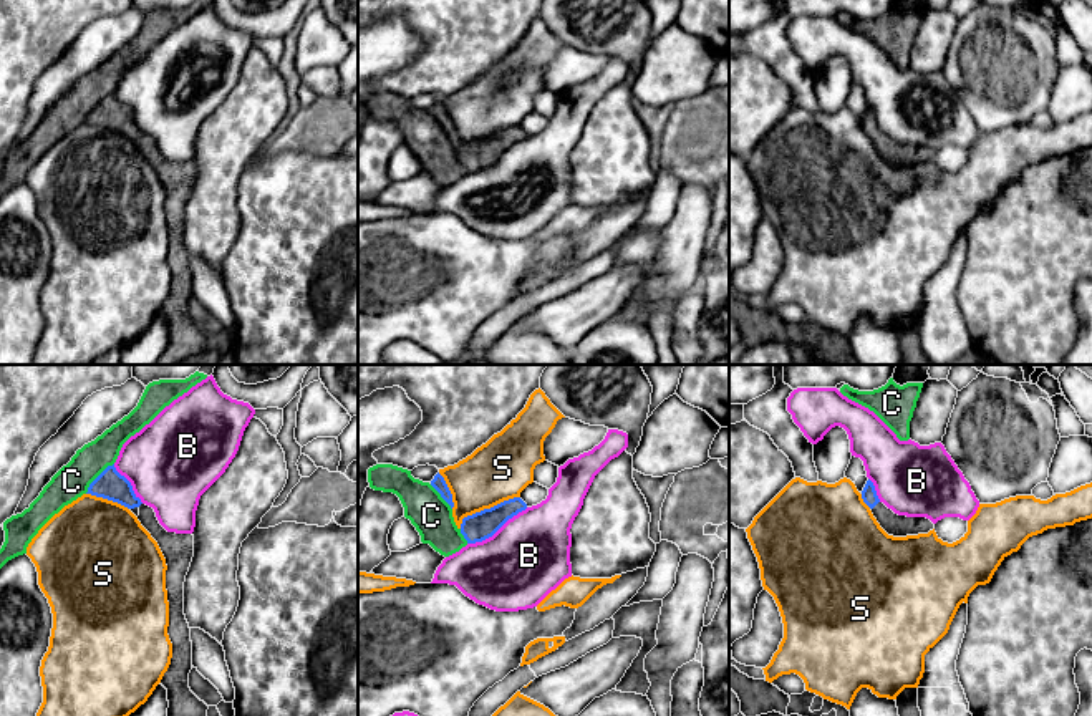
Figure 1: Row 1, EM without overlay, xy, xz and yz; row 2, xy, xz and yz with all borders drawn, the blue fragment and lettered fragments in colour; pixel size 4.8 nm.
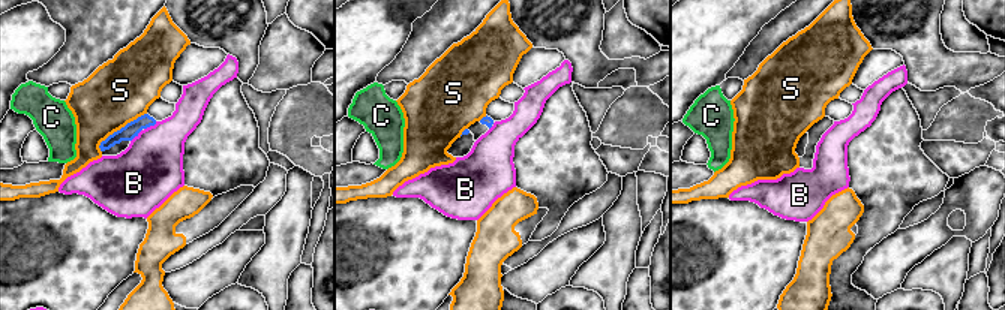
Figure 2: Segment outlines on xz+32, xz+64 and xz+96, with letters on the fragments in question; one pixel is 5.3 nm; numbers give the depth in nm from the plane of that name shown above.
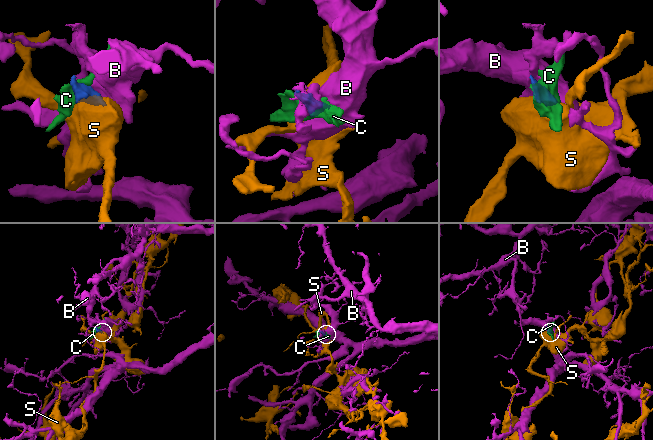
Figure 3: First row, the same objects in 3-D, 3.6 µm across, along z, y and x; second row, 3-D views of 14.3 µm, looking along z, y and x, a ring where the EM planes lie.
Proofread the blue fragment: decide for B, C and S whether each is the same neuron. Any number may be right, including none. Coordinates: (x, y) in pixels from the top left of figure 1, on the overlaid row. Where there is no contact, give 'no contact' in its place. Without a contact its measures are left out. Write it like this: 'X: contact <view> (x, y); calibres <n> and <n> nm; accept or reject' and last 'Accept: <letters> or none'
B: contact xz (497, 529); calibres 140 and 400 nm; reject
C: contact xy (96, 478); calibres 150 and 170 nm; reject
S: contact xz (486, 509); calibres 140 and 300 nm; reject
Accept: none

